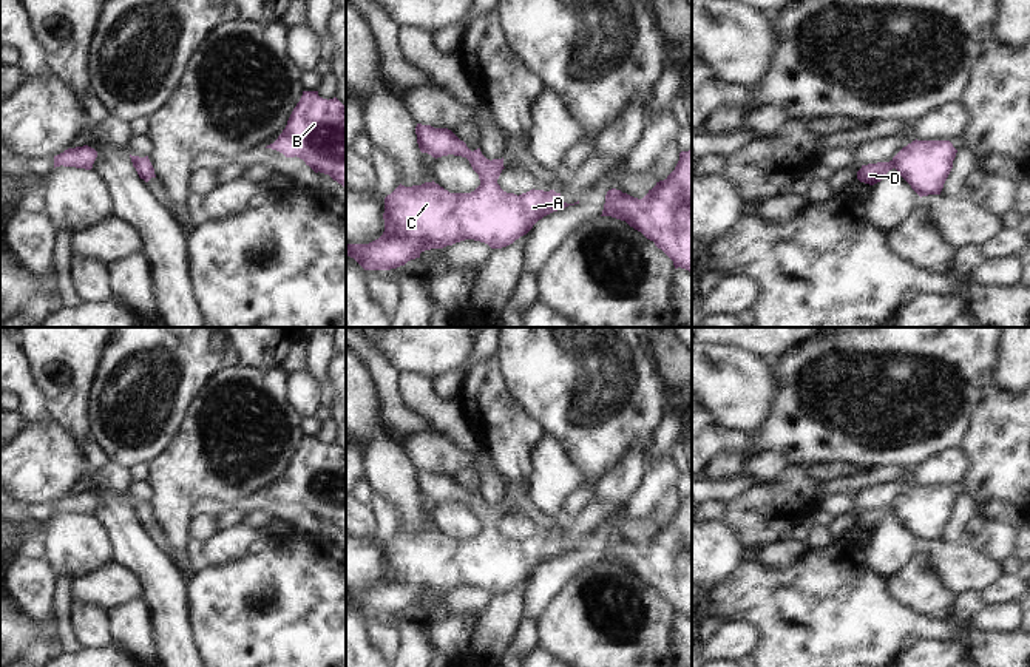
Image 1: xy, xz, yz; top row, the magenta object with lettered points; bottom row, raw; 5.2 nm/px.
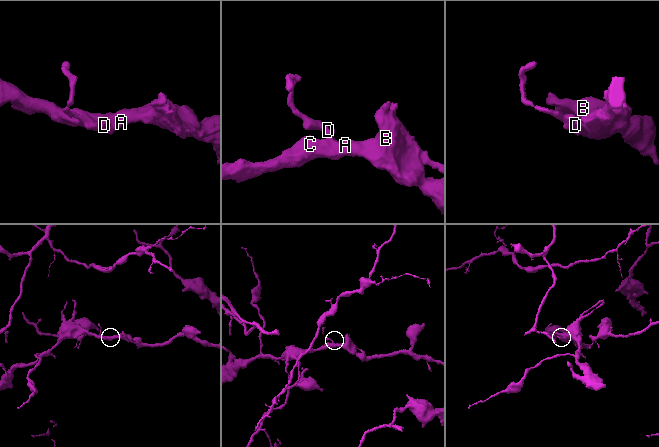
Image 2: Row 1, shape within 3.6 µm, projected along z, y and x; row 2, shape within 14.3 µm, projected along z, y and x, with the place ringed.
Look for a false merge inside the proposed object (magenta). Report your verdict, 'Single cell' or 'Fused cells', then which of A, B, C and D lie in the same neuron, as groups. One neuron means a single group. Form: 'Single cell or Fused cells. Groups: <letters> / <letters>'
Single cell. Groups: A B C D.

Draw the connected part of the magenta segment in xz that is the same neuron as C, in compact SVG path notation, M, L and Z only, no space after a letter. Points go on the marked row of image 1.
M417 124L417 144L422 153L432 157L448 154L466 157L473 170L479 174L480 185L471 193L449 193L439 184L425 182L422 185L398 185L385 198L385 232L369 244L346 244L346 255L354 258L364 270L391 270L405 266L408 261L420 258L420 253L431 249L443 249L465 239L488 244L491 249L502 249L527 235L544 216L562 210L568 205L561 193L554 190L530 190L522 195L507 193L497 184L502 173L502 159L486 159L480 148L471 151L448 128L434 128Z

